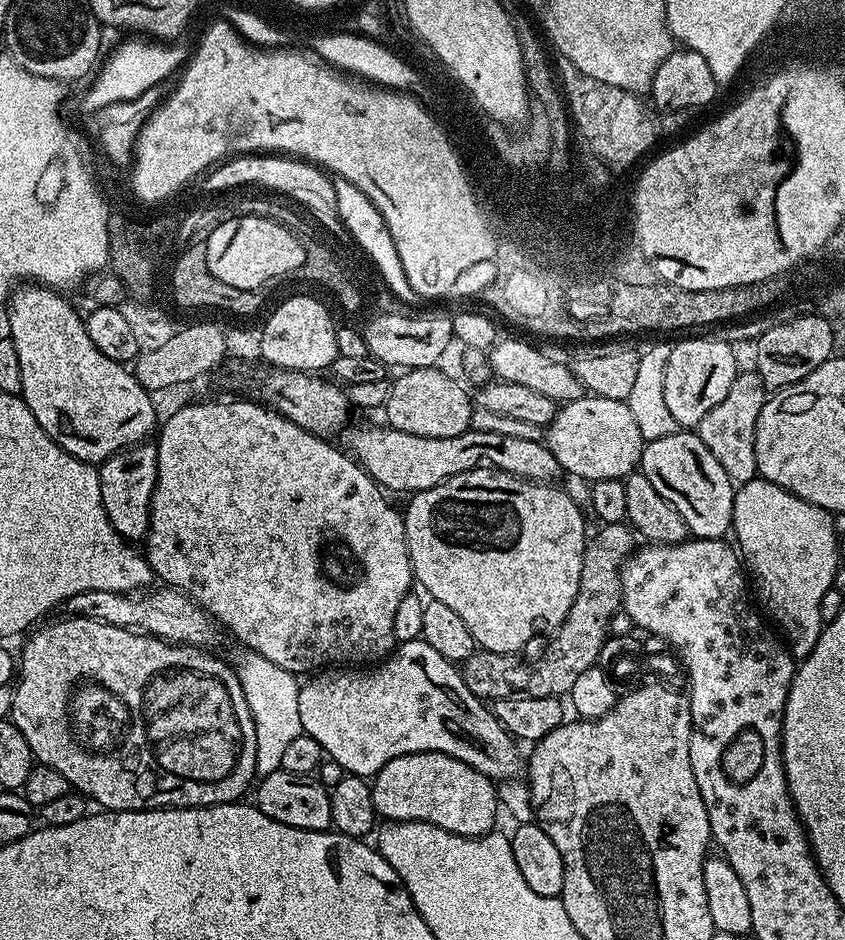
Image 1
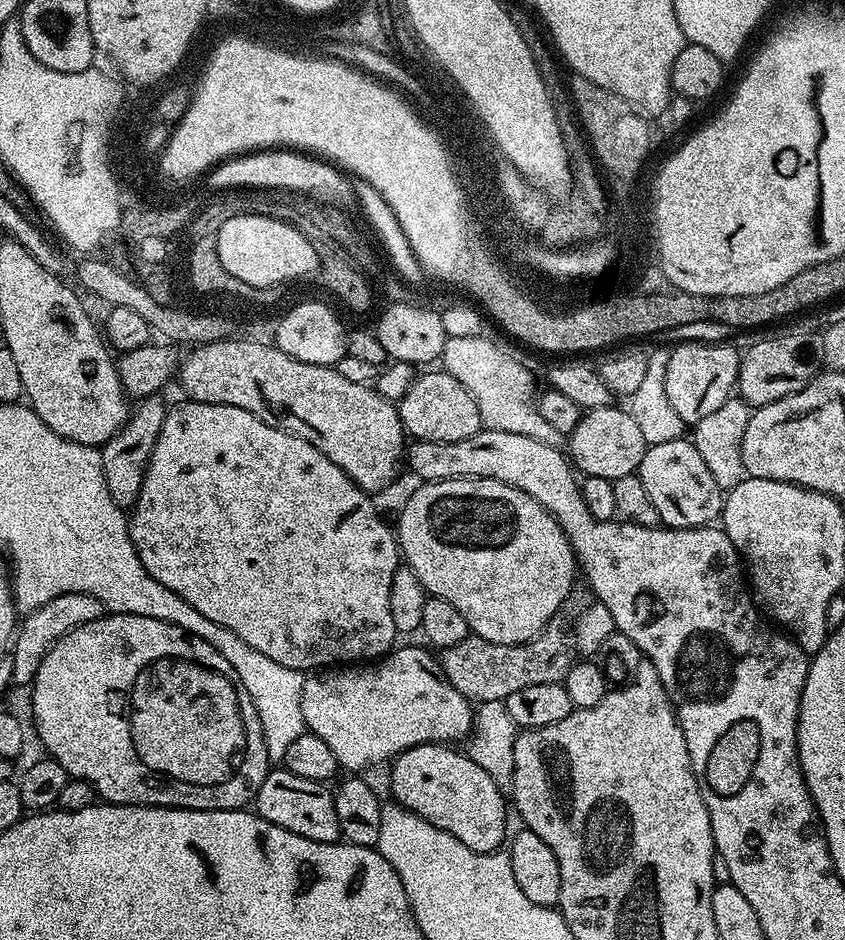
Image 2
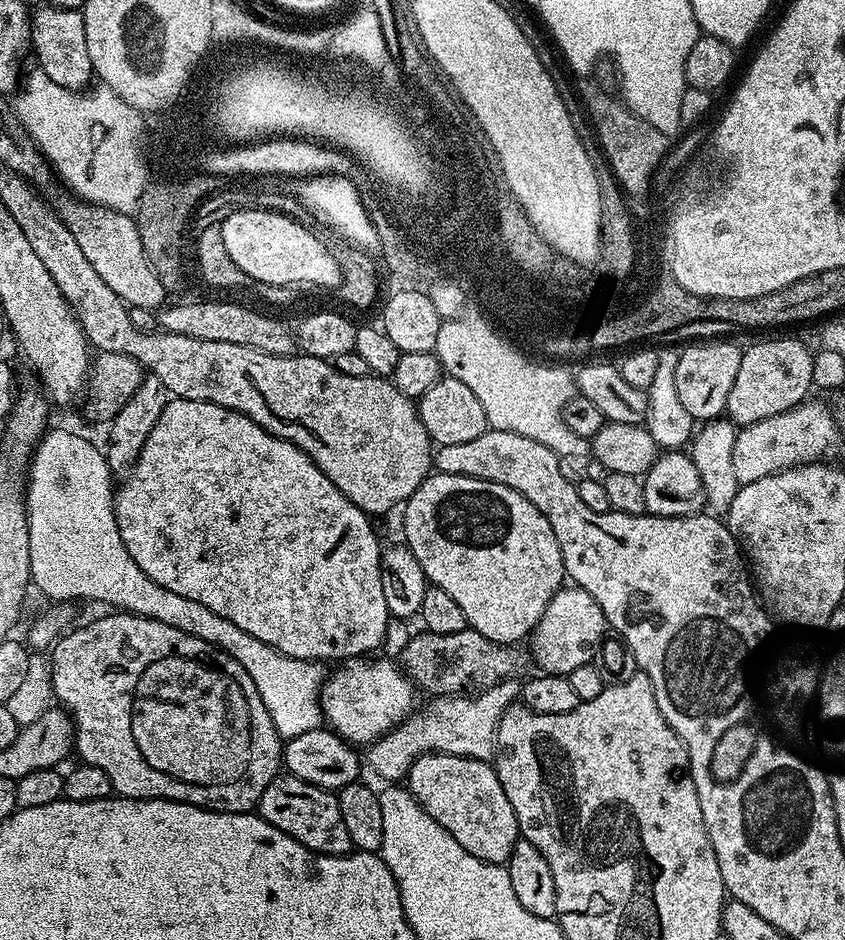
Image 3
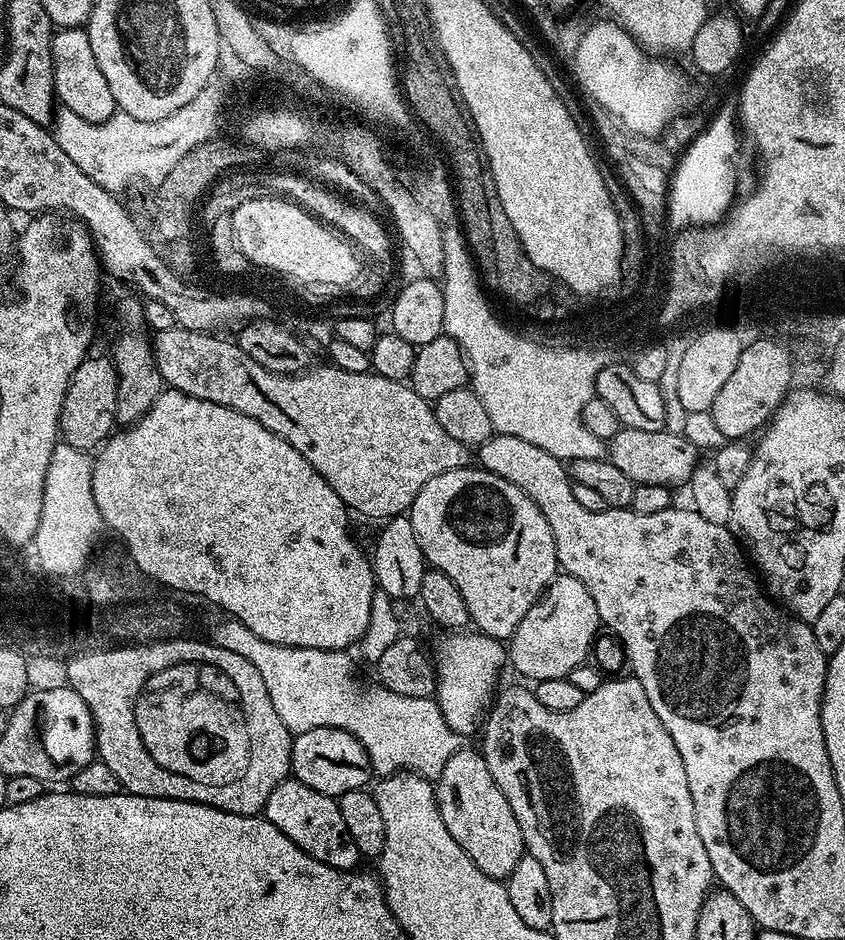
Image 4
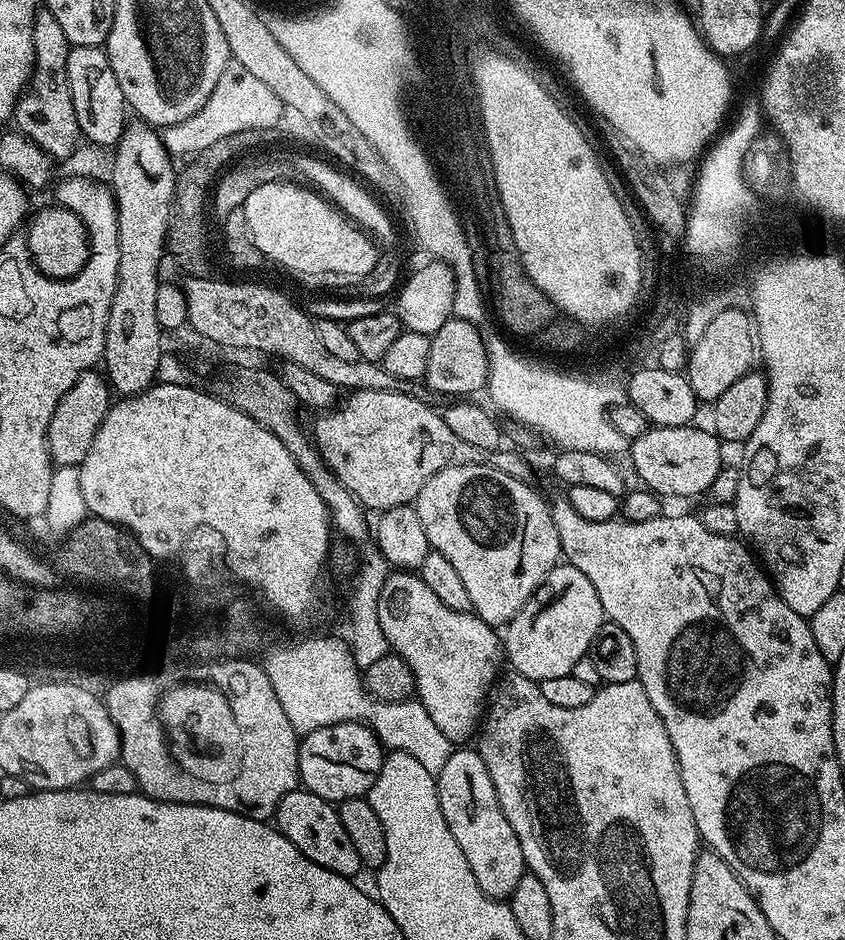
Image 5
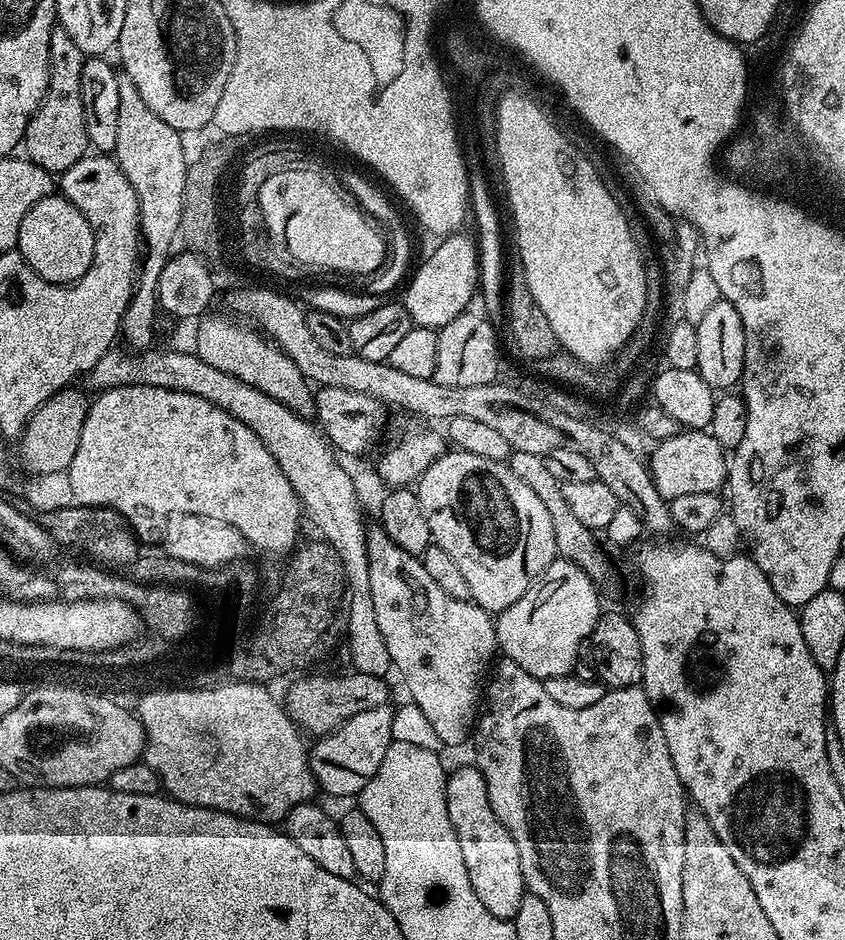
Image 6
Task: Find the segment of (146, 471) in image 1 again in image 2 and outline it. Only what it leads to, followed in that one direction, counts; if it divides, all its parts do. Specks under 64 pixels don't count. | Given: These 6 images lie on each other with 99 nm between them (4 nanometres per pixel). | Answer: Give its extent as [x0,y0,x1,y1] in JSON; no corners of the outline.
[100,394,169,509]

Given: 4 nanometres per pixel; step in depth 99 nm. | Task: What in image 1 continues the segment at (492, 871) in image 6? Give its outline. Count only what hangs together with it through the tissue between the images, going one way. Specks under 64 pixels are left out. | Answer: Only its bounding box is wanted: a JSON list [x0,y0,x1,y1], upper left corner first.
[371,752,497,836]

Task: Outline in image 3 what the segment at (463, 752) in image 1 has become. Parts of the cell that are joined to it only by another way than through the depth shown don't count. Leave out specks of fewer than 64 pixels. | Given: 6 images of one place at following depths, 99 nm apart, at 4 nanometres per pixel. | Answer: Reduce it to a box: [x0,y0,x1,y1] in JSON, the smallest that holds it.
[320,654,418,746]

